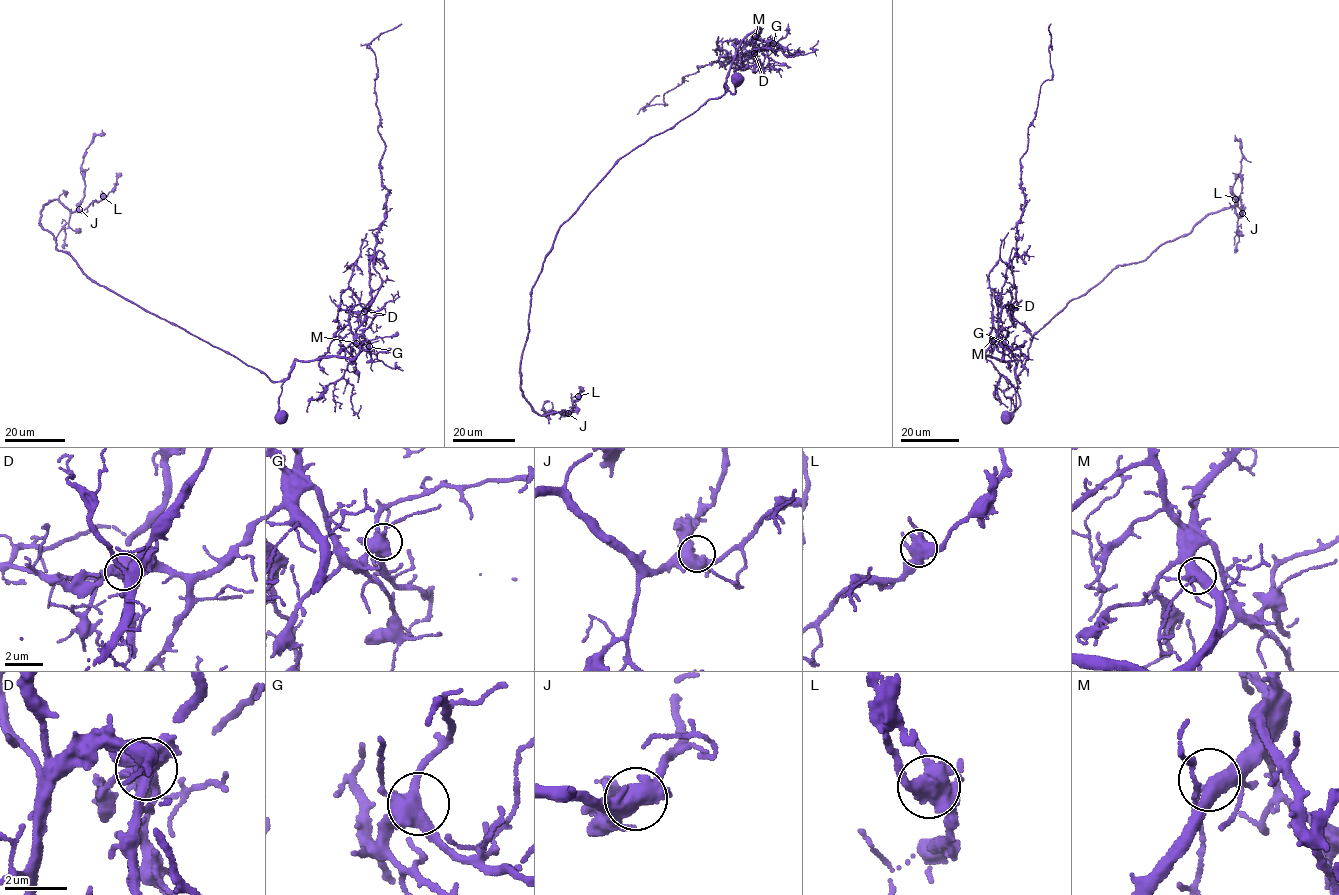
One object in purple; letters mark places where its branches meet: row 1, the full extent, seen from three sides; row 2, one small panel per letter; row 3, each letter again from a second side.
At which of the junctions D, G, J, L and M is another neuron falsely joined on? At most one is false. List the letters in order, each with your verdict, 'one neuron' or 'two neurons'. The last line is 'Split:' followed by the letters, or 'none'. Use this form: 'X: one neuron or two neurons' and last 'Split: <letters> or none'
D: two neurons
G: one neuron
J: one neuron
L: one neuron
M: one neuron
Split: D

